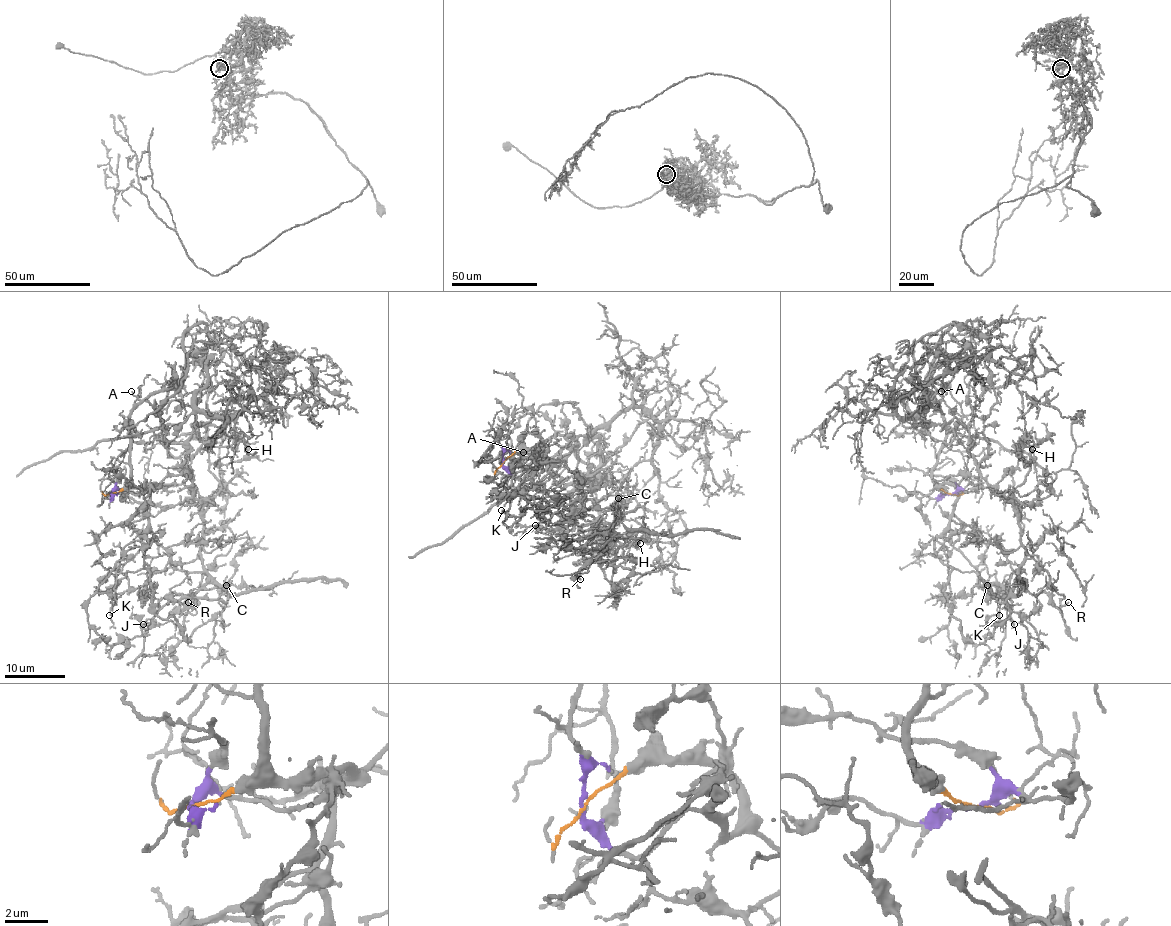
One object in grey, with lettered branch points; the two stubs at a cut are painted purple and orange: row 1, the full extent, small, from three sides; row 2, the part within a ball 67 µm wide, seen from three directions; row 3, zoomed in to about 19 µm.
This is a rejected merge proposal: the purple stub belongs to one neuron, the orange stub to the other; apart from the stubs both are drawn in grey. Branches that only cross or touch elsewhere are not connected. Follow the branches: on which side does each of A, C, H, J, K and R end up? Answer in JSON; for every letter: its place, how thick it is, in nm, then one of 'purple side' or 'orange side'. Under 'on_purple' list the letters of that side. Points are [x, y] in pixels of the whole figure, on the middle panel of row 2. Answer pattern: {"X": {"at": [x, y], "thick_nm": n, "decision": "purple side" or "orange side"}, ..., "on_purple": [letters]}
{"A": {"at": [523, 452], "thick_nm": 130, "decision": "orange side"}, "C": {"at": [618, 498], "thick_nm": 140, "decision": "purple side"}, "H": {"at": [640, 543], "thick_nm": 80, "decision": "purple side"}, "J": {"at": [535, 525], "thick_nm": 130, "decision": "purple side"}, "K": {"at": [501, 510], "thick_nm": 100, "decision": "orange side"}, "R": {"at": [580, 579], "thick_nm": 170, "decision": "purple side"}, "on_purple": ["C", "H", "J", "R"]}

